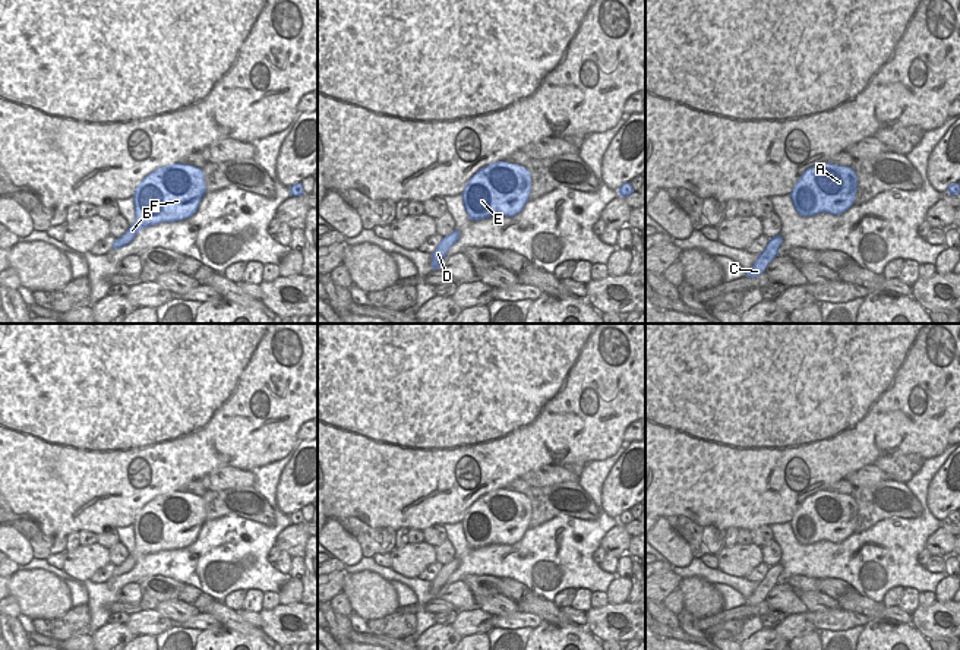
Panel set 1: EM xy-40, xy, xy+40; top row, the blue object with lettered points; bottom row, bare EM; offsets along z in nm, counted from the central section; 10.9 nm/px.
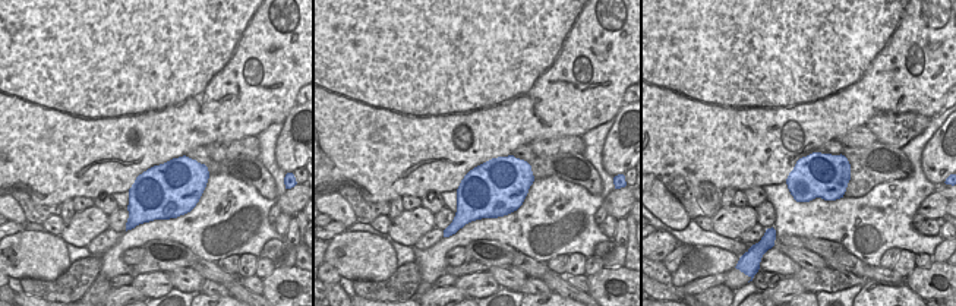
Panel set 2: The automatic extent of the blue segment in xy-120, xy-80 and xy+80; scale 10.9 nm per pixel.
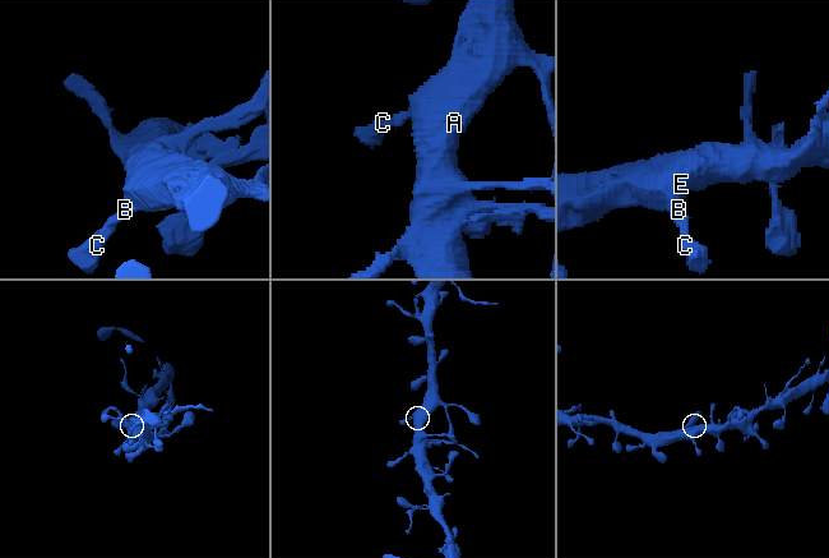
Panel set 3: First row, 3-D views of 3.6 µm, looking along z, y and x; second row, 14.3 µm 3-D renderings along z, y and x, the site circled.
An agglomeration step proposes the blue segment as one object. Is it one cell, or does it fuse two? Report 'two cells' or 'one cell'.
one cell

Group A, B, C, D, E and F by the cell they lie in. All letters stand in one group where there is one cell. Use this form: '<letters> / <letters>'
A B C D E F

